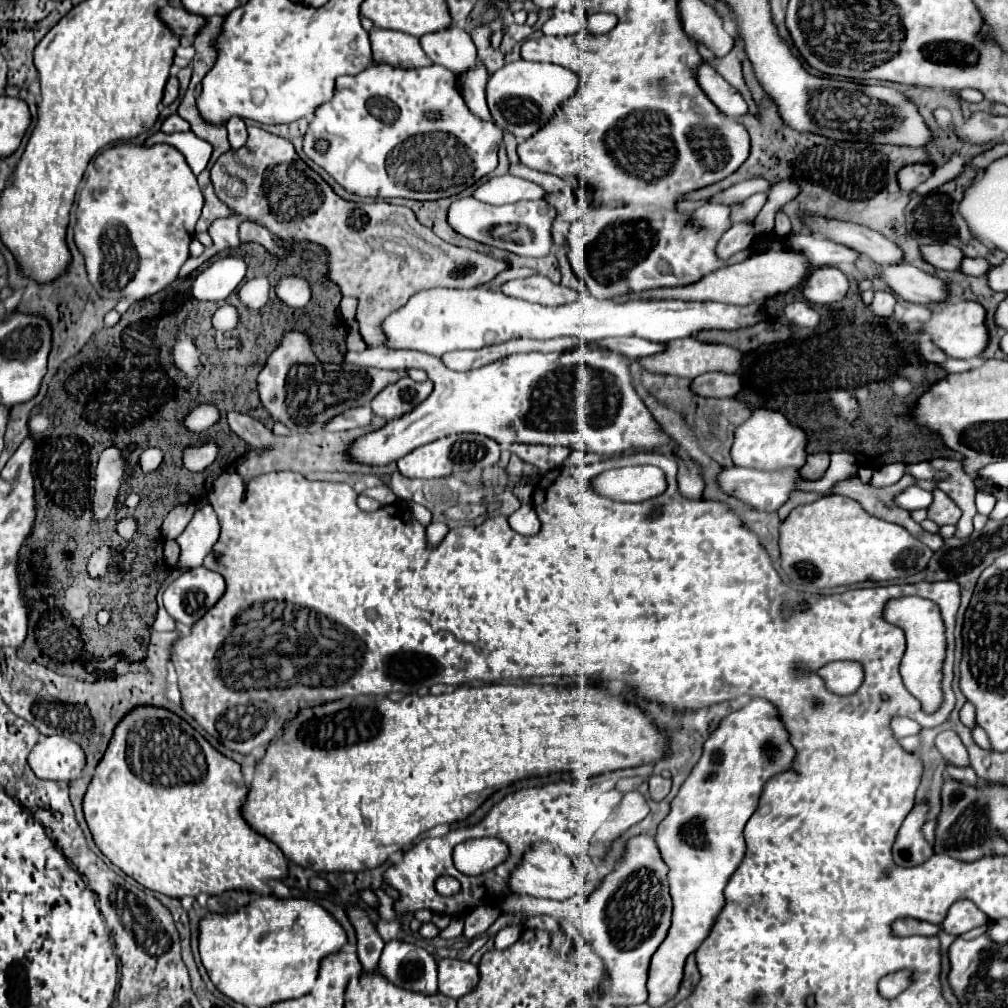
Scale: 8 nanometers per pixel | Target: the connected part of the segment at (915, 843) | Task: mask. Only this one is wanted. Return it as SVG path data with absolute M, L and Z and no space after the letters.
M919 804L915 806L909 816L905 818L897 840L893 844L893 860L899 866L919 866L925 860L929 860L933 856L931 844L927 844L921 836L921 826L925 822L925 814L927 814L927 806Z

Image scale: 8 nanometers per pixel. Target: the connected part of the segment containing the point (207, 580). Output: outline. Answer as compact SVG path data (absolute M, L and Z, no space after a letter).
M199 566L183 572L165 588L163 604L177 622L191 626L221 598L223 590L223 576Z

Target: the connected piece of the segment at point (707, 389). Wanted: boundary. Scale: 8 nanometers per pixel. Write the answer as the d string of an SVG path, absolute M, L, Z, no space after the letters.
M707 372L691 382L691 392L705 398L721 398L721 396L735 396L739 392L739 386L741 382L737 374Z

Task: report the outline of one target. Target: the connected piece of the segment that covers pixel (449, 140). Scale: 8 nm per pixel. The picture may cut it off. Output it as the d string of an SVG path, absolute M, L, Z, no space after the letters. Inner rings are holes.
M377 64L363 74L343 76L337 80L335 98L315 112L315 120L303 140L305 154L323 166L345 190L359 196L371 198L413 198L413 200L439 200L461 194L463 190L475 186L483 176L491 174L499 160L497 152L503 142L503 130L495 122L485 122L477 118L465 104L459 88L457 76L443 66L427 68L393 68L389 64ZM317 140L327 142L327 150L317 150Z

